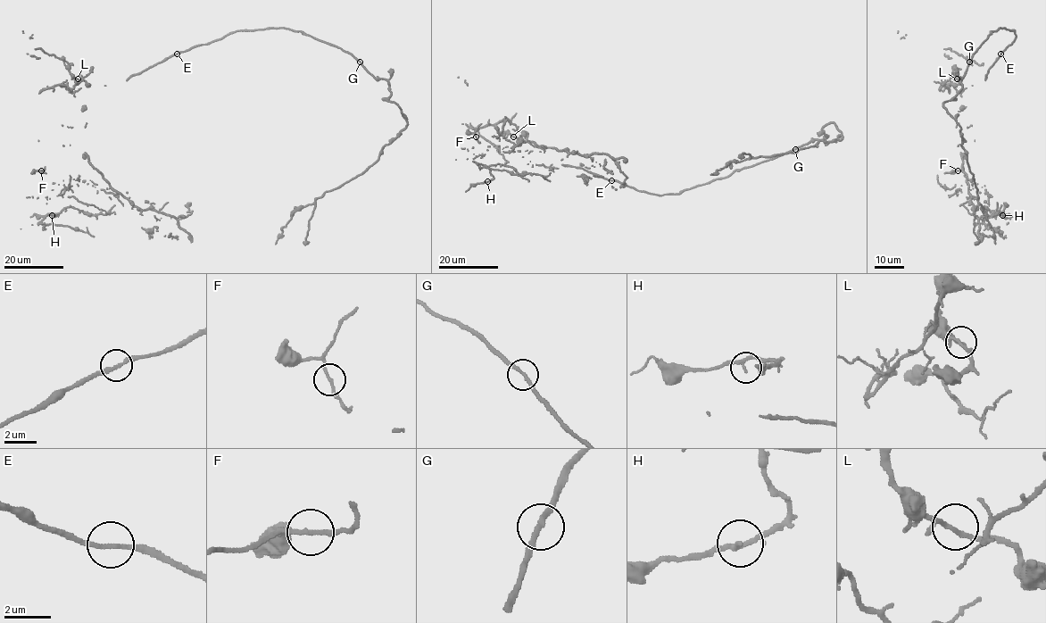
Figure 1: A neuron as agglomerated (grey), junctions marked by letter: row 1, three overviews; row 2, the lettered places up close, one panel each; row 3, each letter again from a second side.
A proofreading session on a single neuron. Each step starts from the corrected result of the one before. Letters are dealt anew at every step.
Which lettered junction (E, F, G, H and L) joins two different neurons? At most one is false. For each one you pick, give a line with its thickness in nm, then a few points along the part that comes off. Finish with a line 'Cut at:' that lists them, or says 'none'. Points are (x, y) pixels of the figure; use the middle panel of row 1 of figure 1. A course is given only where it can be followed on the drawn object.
Cut at: none

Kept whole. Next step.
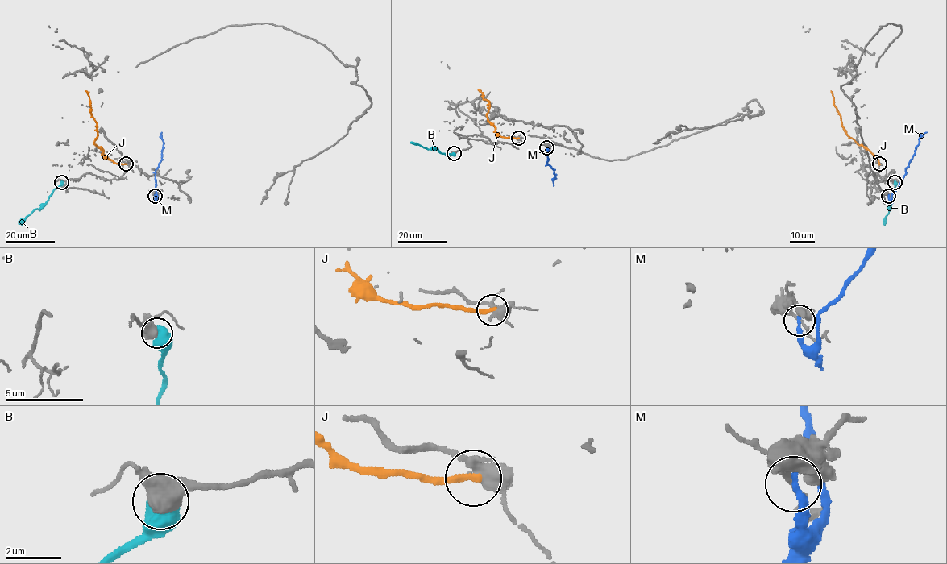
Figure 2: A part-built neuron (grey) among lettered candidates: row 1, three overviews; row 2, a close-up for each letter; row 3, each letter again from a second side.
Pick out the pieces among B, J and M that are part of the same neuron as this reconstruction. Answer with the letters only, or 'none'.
none

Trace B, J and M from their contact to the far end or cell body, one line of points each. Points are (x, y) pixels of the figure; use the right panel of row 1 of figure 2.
B: (895, 182), (894, 201), (883, 223)
J: (879, 163), (866, 148), (846, 134), (830, 90)
M: (888, 195), (891, 198), (906, 173), (920, 138), (928, 132)

